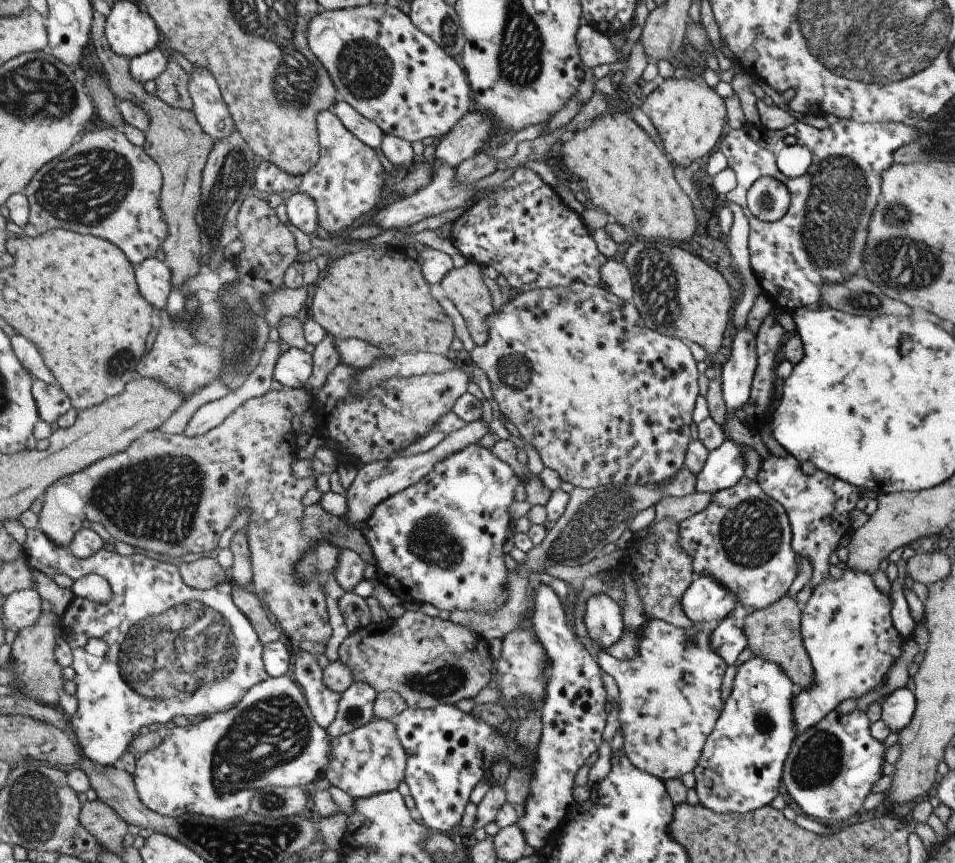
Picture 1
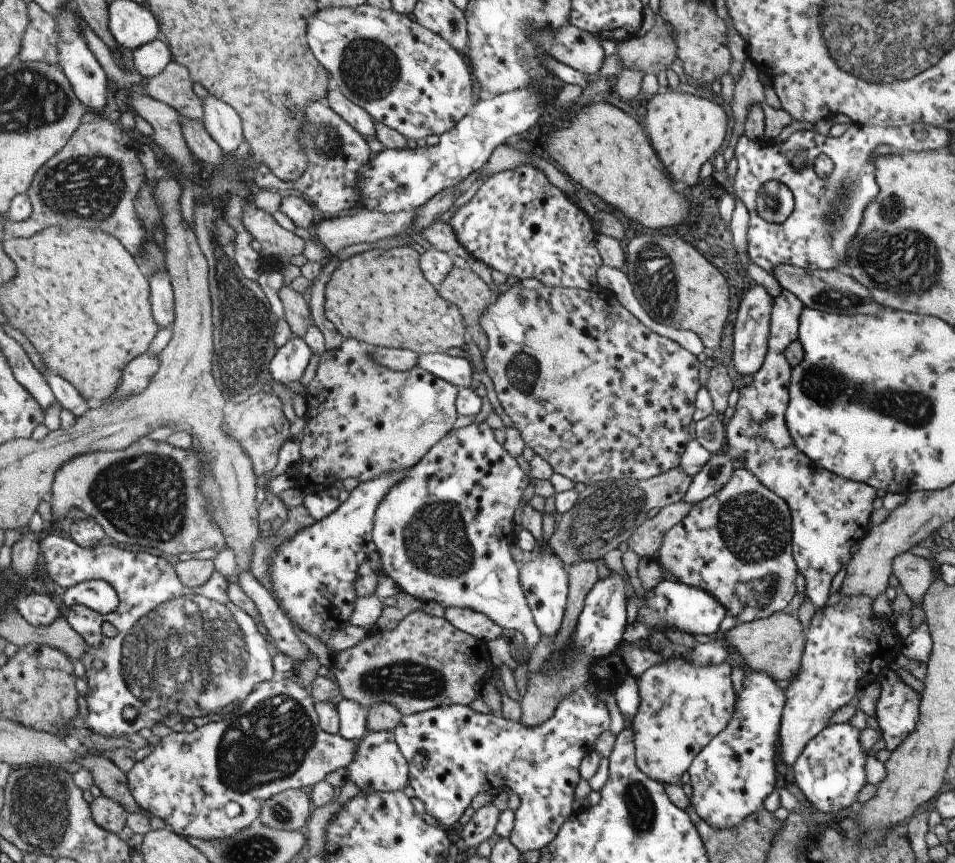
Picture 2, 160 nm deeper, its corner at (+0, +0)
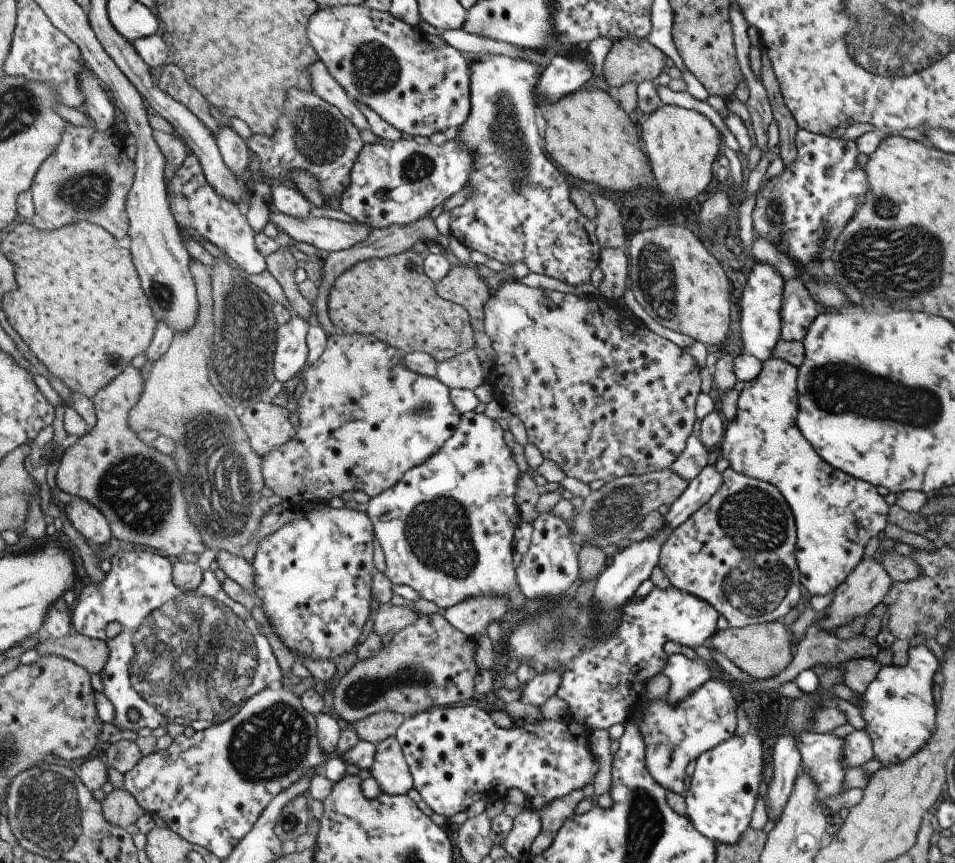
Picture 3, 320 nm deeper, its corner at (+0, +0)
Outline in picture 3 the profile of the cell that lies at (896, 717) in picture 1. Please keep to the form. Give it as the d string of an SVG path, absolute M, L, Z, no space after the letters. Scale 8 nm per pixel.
M919 644L907 648L907 664L903 667L892 664L881 667L861 695L863 706L860 706L860 713L865 723L864 731L871 741L873 757L882 767L907 760L921 750L933 734L935 707L931 691L933 674L938 669L938 661L926 646Z

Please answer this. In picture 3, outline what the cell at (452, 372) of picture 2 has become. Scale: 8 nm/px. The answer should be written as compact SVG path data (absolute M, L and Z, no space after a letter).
M474 350L457 353L438 364L437 378L450 389L469 389L472 391L485 382L481 363Z

